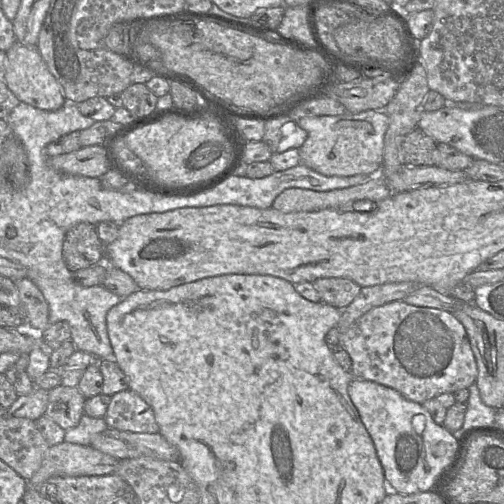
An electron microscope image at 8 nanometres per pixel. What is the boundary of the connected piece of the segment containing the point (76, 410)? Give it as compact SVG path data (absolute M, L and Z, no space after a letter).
M58 386L48 392L46 415L65 430L76 427L85 413L86 397L78 387Z

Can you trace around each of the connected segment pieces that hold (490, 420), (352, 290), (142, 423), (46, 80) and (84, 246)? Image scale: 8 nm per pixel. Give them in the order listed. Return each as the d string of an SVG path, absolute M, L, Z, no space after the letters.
M476 383L469 388L469 399L462 427L452 434L461 442L475 428L495 424L496 409L483 403Z
M319 278L313 282L321 301L338 309L347 307L360 293L361 286L347 278Z
M130 388L111 396L104 416L108 427L134 433L159 433L152 407Z
M16 41L6 51L2 79L11 93L20 101L39 109L53 111L61 108L66 100L61 85L49 71L37 46L25 45Z
M79 222L65 234L62 254L71 271L93 266L105 255L105 245L99 239L96 225Z

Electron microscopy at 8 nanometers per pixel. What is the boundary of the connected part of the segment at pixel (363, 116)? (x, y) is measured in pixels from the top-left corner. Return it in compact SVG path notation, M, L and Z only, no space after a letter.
M384 110L343 115L302 117L296 120L308 137L299 148L300 163L325 176L354 176L378 172L383 165L384 137L389 117Z

